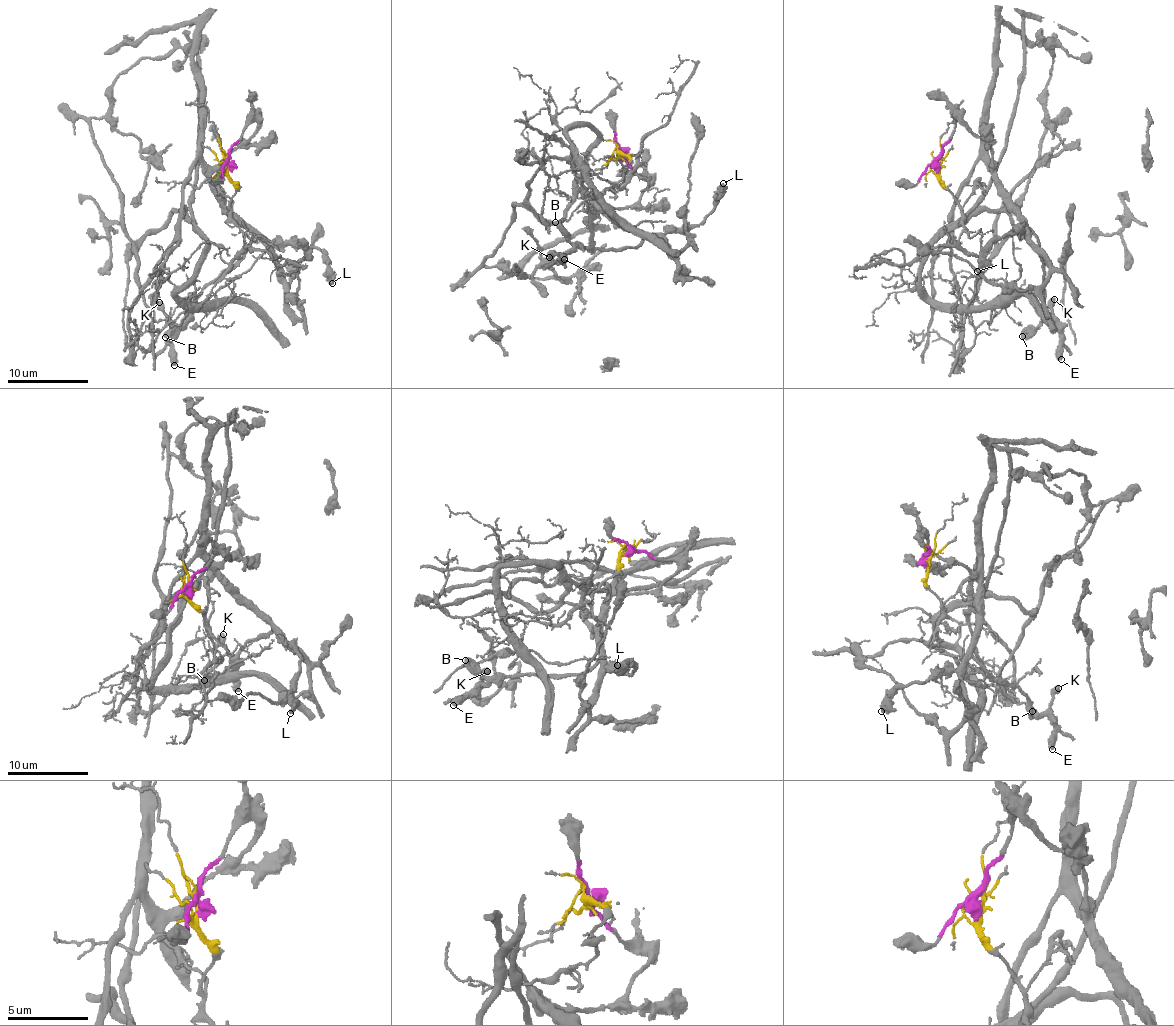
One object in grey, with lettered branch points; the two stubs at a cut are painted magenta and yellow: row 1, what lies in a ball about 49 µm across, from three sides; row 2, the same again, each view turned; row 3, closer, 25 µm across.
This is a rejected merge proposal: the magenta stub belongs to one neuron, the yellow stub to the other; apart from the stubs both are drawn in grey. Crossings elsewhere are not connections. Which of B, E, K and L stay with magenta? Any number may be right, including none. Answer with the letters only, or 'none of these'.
B, E, K, L

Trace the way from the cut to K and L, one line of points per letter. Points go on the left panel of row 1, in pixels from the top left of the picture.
K: (226, 162), (230, 146), (257, 124), (211, 175), (211, 187), (252, 241), (181, 324), (158, 302)
L: (226, 162), (230, 146), (257, 124), (211, 175), (215, 194), (272, 244), (312, 245), (326, 258), (332, 283)

